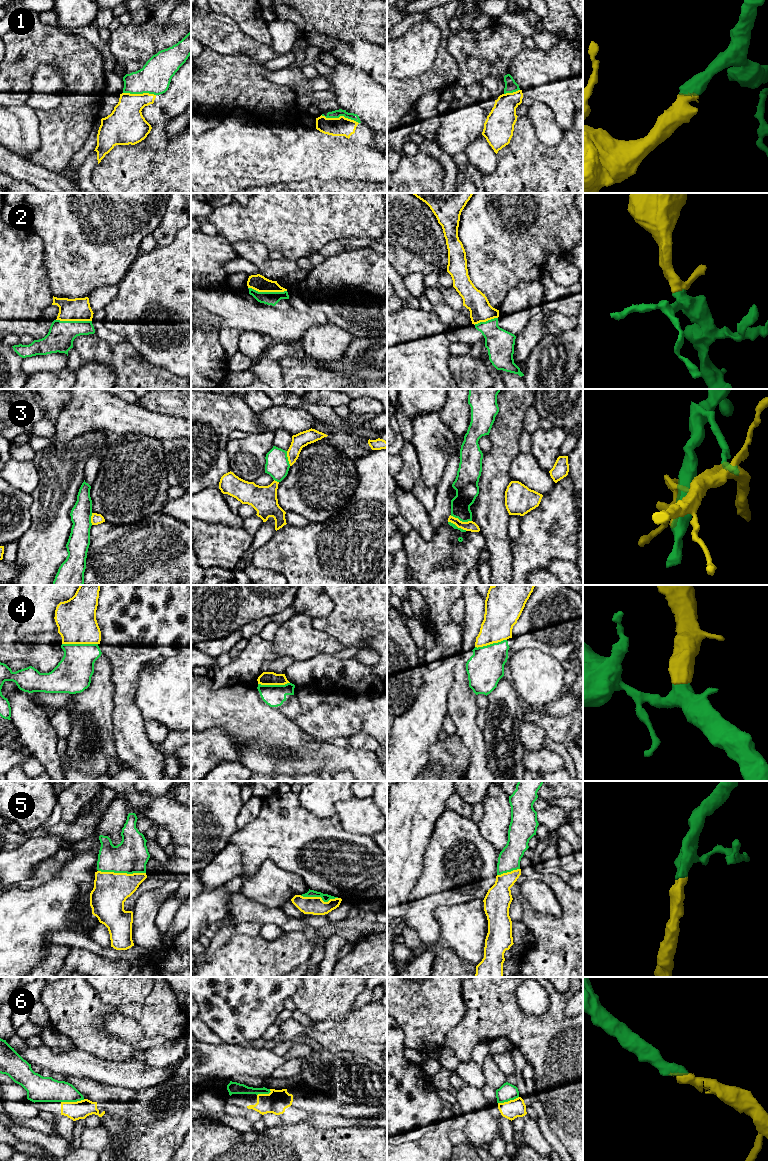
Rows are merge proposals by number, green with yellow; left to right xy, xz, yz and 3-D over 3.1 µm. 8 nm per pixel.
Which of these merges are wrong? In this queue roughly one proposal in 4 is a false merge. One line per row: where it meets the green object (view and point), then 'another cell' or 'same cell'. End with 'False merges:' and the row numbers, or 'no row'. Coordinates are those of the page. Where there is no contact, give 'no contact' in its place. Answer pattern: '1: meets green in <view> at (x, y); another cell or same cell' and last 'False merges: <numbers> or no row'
1: meets green in xz at (340, 115); same cell
2: meets green in xz at (267, 292); same cell
3: meets green in yz at (461, 520); another cell
4: meets green in xy at (80, 644); same cell
5: meets green in xy at (122, 872); same cell
6: meets green in xy at (72, 1101); same cell
False merges: 3

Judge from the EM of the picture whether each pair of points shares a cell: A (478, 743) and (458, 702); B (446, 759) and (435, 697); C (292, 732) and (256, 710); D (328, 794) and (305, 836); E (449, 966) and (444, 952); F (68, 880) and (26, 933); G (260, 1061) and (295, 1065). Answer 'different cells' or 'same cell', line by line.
A: same cell
B: different cells
C: same cell
D: different cells
E: same cell
F: same cell
G: different cells

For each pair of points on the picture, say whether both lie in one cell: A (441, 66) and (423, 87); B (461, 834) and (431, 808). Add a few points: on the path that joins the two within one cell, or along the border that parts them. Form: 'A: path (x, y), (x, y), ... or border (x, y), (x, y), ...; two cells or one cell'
A: path (439, 71), (428, 82); one cell
B: border (445, 807), (436, 821), (431, 838); two cells

